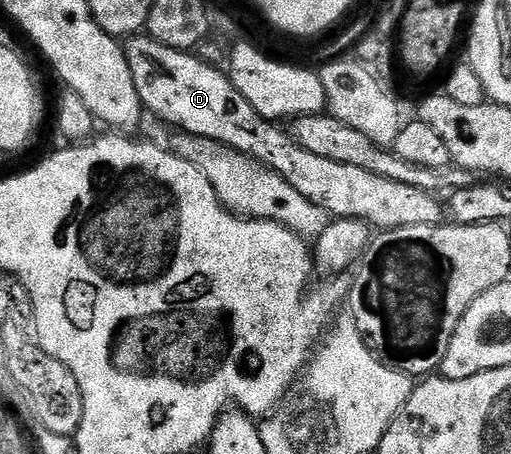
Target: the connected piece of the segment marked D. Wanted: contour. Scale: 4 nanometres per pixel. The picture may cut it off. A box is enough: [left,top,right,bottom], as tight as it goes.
[124,34,444,230]

